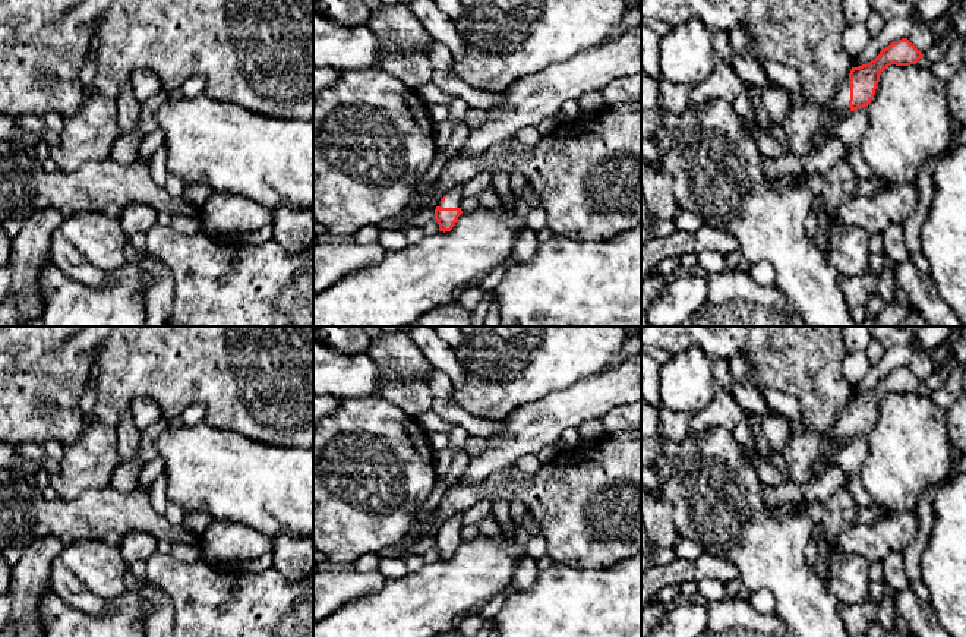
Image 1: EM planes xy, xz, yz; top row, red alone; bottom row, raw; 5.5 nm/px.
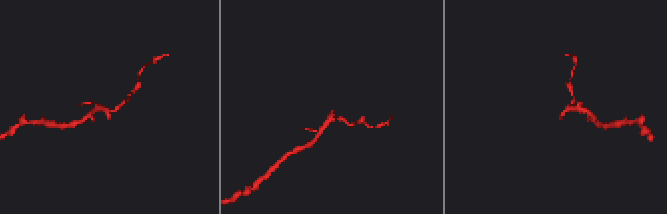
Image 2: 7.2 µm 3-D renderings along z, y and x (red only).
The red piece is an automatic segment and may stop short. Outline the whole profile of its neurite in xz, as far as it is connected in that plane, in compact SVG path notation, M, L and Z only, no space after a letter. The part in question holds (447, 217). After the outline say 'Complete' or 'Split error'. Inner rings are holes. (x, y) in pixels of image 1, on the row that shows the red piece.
M457 185L445 193L439 205L436 206L433 217L439 224L439 231L445 233L452 230L458 217L463 214L461 202L463 185Z. Split error

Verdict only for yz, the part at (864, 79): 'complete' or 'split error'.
split error

